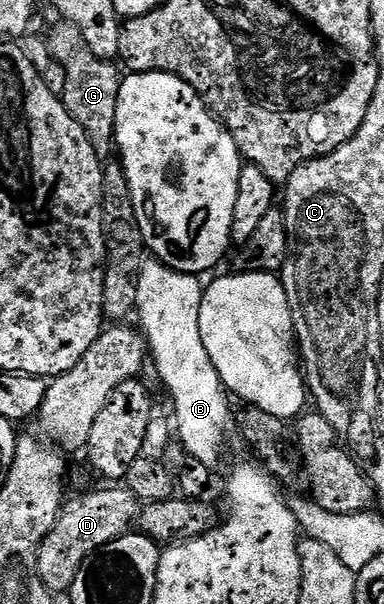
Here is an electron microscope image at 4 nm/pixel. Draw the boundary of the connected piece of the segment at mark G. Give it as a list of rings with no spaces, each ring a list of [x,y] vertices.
[[[65,21],[58,23],[57,27],[46,35],[46,42],[52,62],[62,65],[63,72],[66,73],[66,89],[62,96],[64,108],[70,113],[70,117],[74,117],[74,121],[78,121],[78,125],[82,125],[86,137],[90,137],[90,145],[94,145],[96,156],[102,161],[107,160],[113,154],[116,138],[121,68],[111,59],[98,57],[89,45],[86,45],[85,38],[75,25]]]

